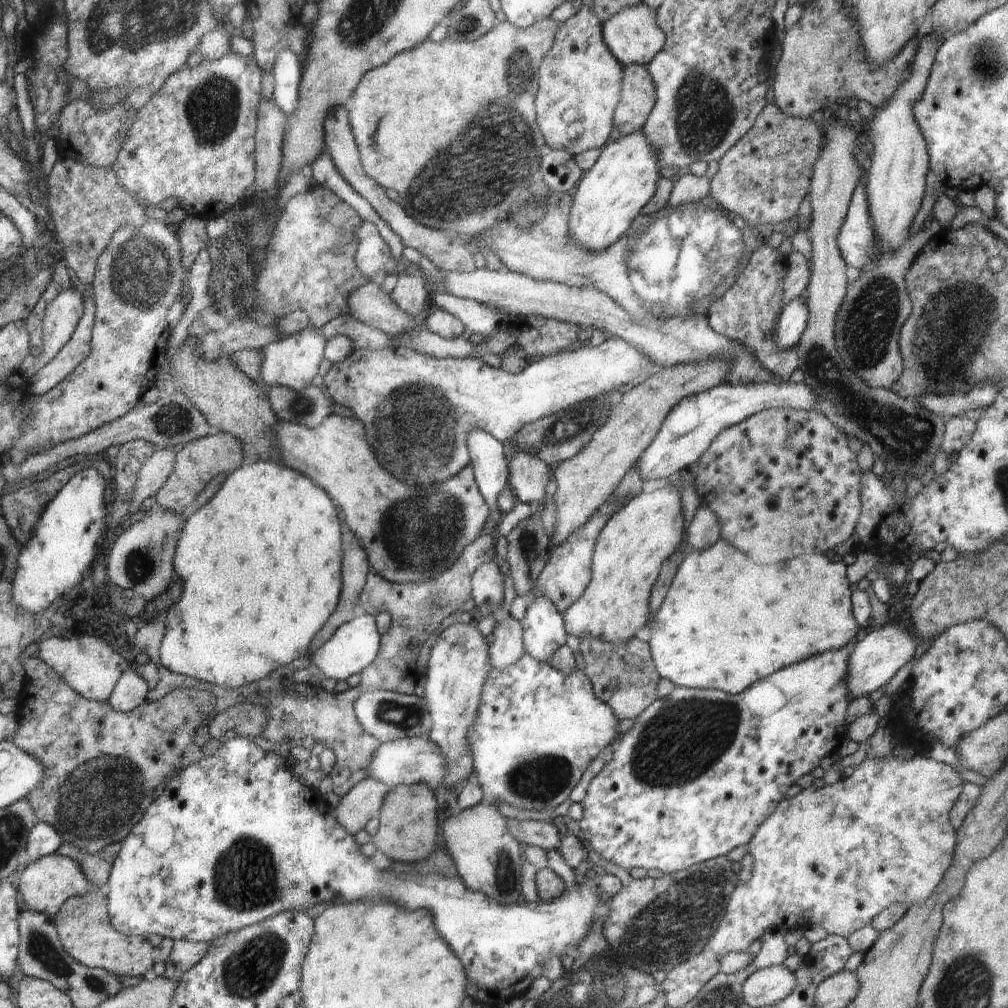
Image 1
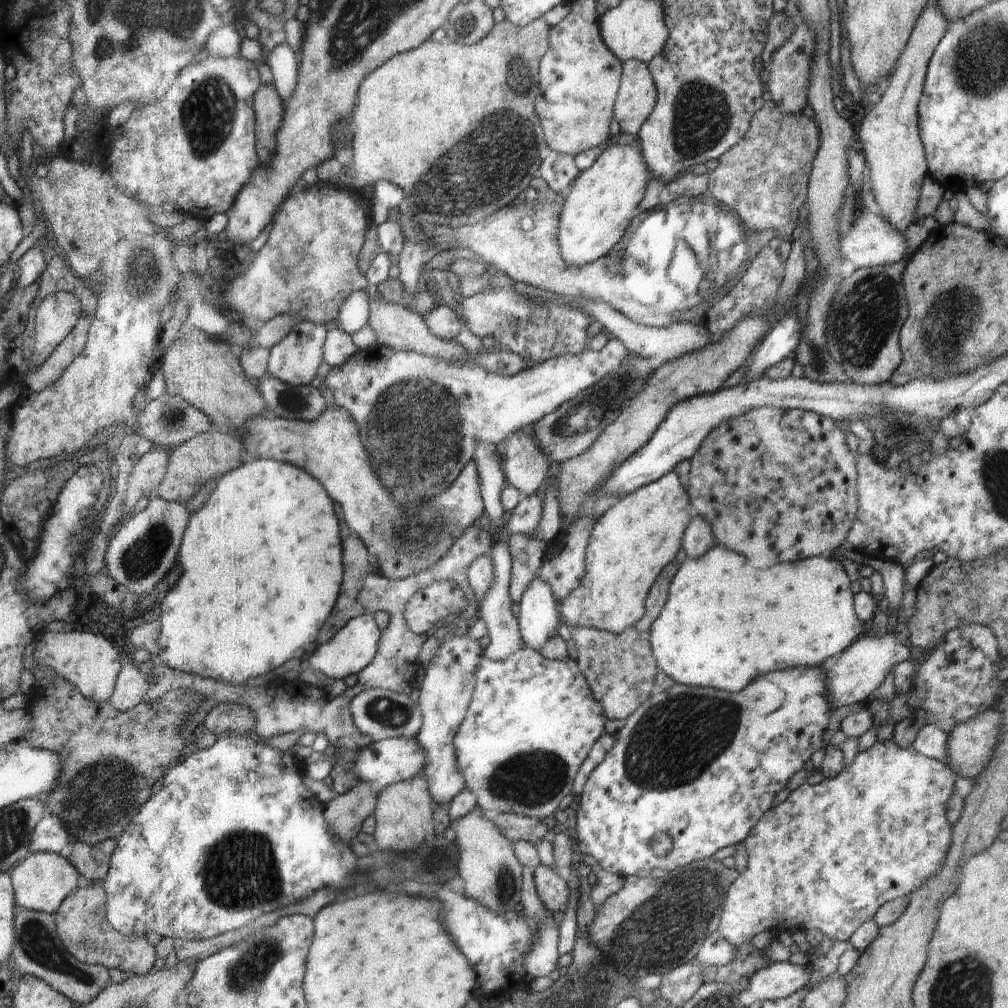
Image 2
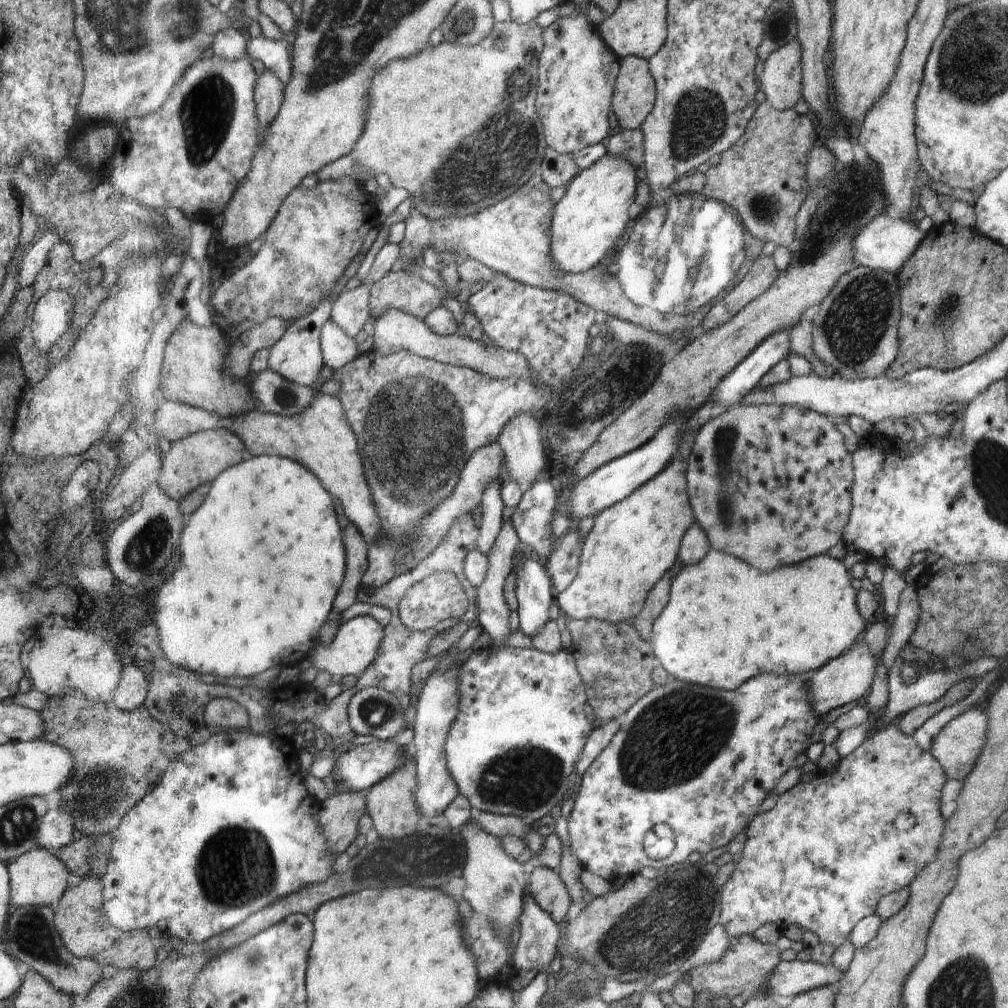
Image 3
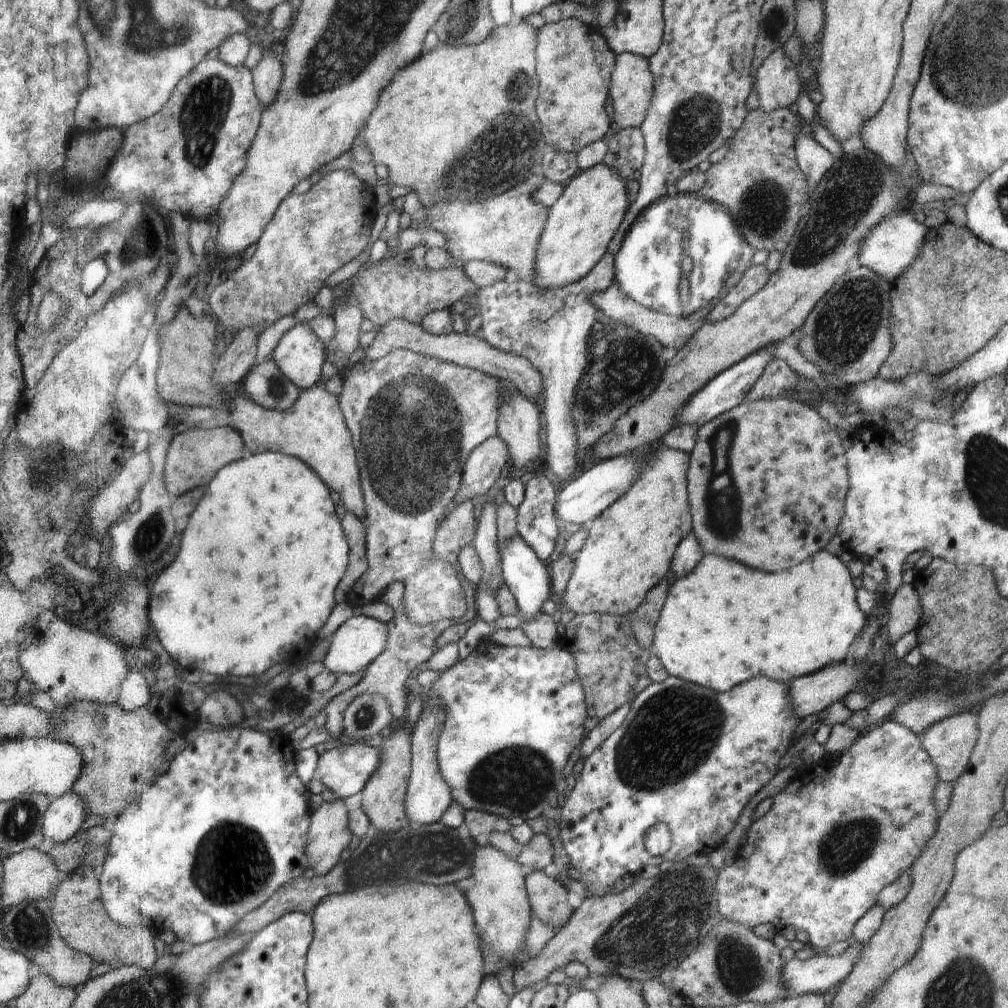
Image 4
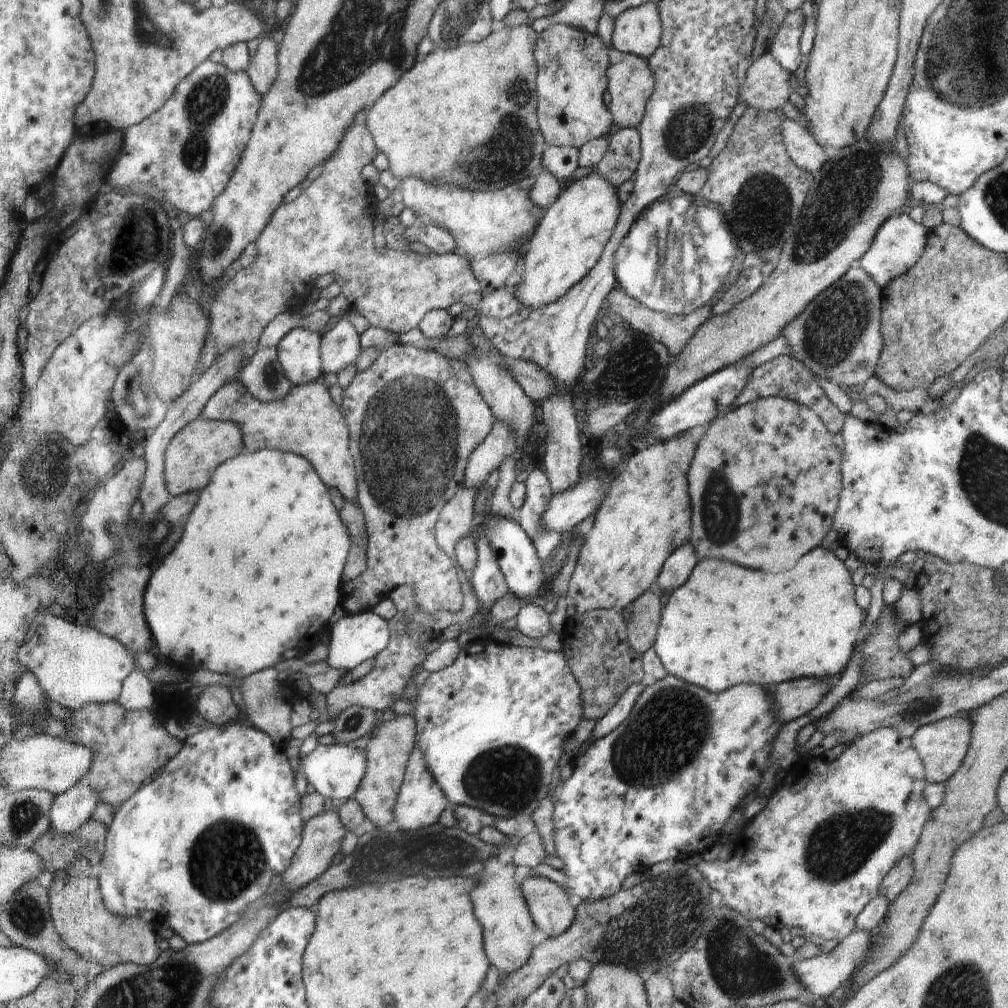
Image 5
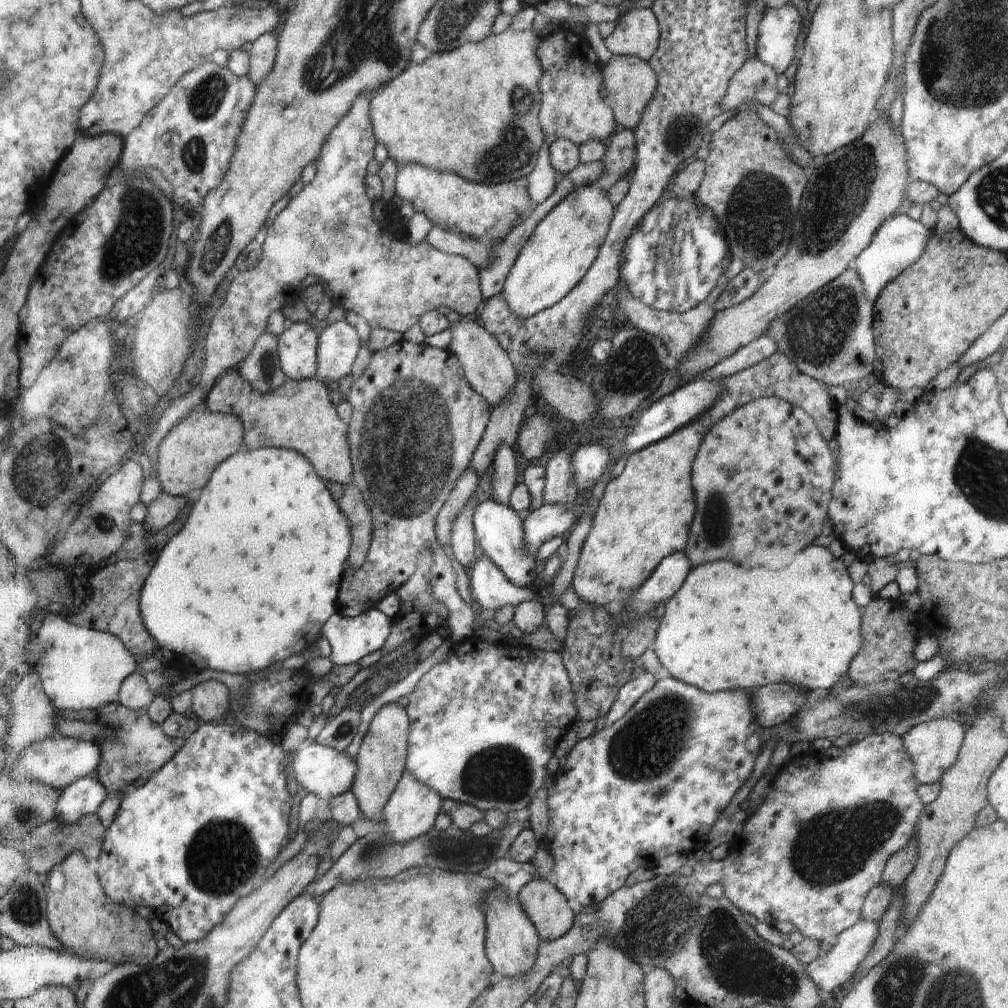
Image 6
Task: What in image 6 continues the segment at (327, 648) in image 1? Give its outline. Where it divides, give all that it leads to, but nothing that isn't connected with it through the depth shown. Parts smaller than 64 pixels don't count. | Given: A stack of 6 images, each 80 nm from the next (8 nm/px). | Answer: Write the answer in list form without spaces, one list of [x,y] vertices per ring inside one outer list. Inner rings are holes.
[[[377,608],[364,611],[355,617],[345,617],[344,615],[335,614],[323,626],[322,639],[331,646],[330,660],[334,664],[352,664],[358,662],[371,652],[382,649],[386,638],[392,632],[393,620],[388,618]]]

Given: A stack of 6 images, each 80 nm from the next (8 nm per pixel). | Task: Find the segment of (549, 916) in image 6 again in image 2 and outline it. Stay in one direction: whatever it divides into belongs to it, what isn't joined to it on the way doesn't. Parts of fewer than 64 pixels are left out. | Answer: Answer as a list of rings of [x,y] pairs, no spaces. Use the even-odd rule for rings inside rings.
[[[540,864],[533,872],[533,879],[546,910],[552,914],[564,911],[569,895],[565,876],[560,876],[551,866]]]

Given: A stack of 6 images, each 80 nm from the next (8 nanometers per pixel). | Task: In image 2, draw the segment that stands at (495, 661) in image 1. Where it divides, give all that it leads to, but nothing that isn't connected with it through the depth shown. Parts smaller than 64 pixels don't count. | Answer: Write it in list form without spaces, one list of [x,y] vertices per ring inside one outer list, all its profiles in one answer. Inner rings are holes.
[[[495,539],[493,548],[488,554],[494,565],[494,582],[485,598],[480,602],[479,611],[484,618],[488,628],[488,642],[484,656],[493,661],[503,661],[509,656],[516,654],[517,650],[522,649],[523,638],[519,629],[519,620],[514,617],[511,609],[511,596],[509,595],[509,584],[511,581],[511,554],[507,541],[500,542]]]

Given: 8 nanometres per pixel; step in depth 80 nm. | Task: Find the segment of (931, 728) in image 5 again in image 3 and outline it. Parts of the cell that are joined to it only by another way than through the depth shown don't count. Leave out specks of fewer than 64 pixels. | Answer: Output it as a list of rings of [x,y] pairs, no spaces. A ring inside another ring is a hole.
[[[978,704],[969,712],[951,720],[934,739],[931,752],[942,765],[948,779],[965,778],[971,773],[985,745],[988,728],[988,713],[984,704]]]

